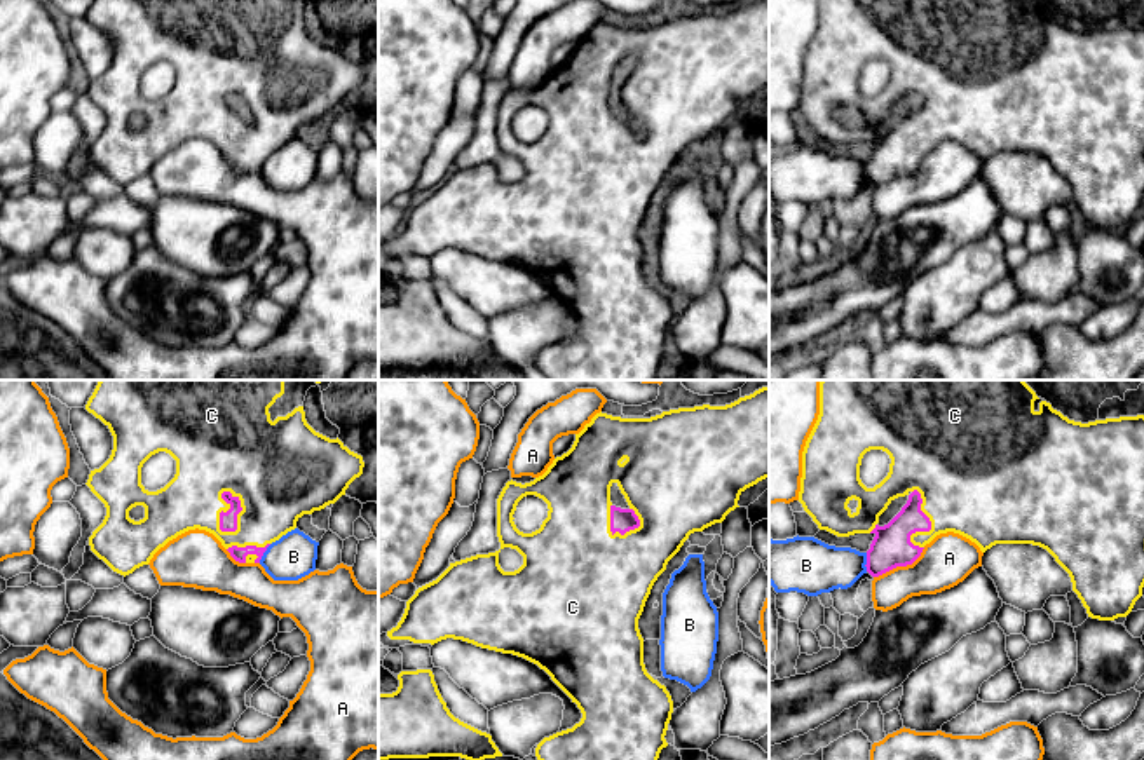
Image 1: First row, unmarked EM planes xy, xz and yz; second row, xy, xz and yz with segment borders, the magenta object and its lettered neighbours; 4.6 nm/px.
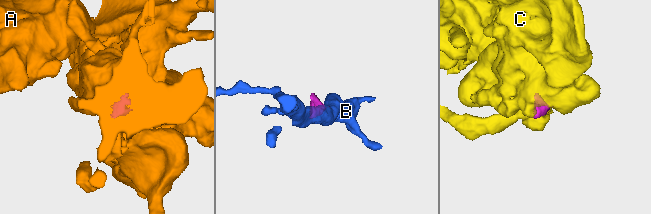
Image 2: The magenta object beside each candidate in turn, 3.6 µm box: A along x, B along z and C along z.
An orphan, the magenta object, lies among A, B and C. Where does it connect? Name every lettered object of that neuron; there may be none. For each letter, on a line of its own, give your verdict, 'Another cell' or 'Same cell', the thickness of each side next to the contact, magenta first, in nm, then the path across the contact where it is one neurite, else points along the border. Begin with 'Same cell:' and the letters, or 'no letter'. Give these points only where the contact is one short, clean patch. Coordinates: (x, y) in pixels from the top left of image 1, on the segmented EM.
Same cell: C
A: Another cell. Thickness 180 nm (magenta) against 240 nm. Boundary: yz (925, 548), (911, 563), (897, 565), (874, 577)
B: Another cell. Thickness 70 nm (magenta) against 200 nm. Boundary: xy (271, 544), (258, 562)
C: Same cell. Thickness 80 nm (magenta) against 460 nm

